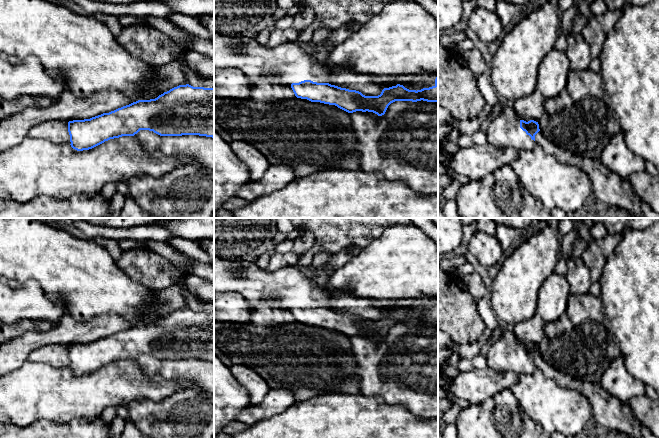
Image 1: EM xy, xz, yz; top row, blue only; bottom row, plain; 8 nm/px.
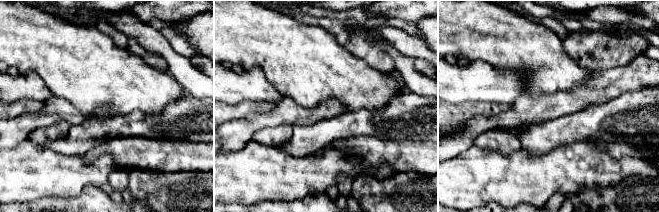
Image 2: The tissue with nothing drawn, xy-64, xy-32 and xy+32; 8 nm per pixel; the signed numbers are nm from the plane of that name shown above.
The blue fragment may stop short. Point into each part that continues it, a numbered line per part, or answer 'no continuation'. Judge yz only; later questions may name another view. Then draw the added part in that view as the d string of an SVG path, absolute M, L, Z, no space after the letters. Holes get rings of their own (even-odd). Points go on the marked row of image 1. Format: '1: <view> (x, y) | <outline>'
1: yz (504, 131) | M511 104L493 117L486 130L486 137L487 142L497 148L514 148L520 151L530 150L536 145L536 141L520 128L520 118Z

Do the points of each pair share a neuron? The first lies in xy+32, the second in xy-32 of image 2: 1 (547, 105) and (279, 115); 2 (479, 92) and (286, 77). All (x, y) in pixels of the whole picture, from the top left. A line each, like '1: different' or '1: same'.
1: same
2: different

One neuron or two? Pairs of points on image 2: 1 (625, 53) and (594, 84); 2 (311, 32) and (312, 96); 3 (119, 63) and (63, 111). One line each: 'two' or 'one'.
1: two
2: one
3: two

